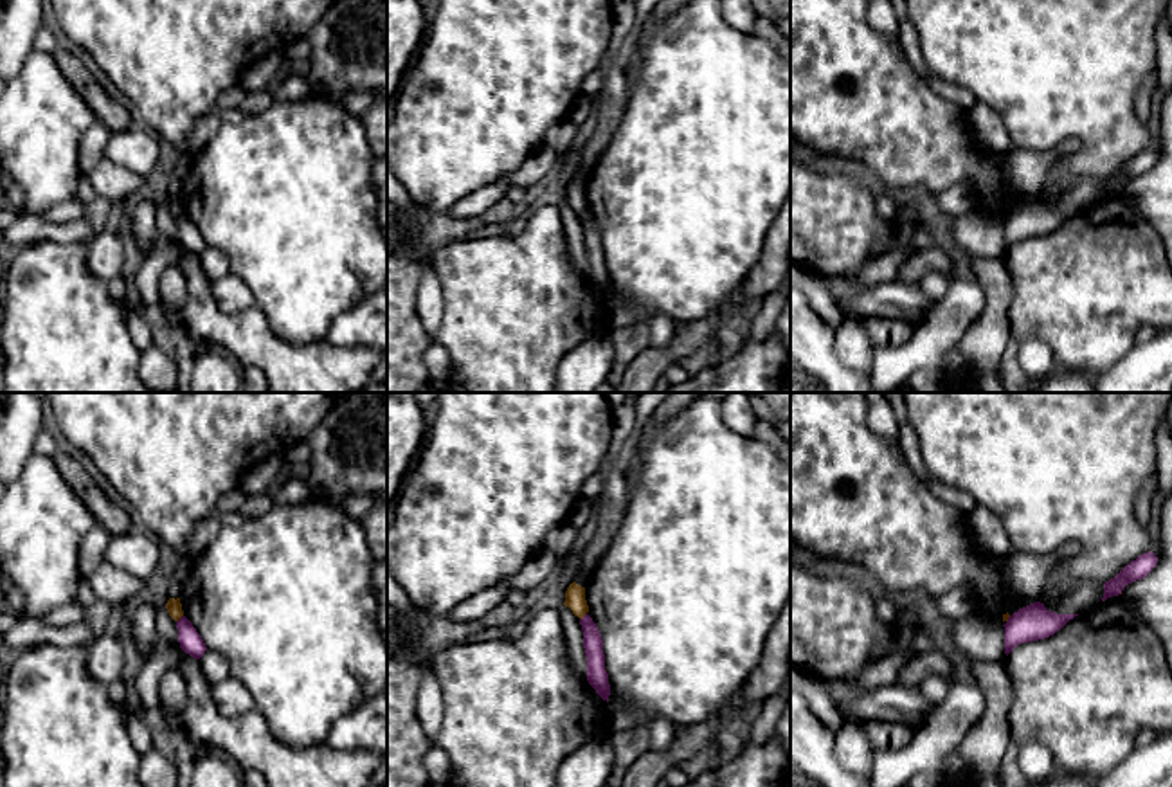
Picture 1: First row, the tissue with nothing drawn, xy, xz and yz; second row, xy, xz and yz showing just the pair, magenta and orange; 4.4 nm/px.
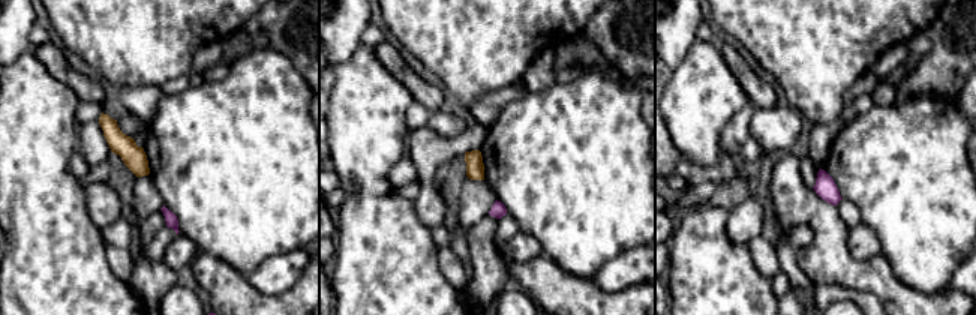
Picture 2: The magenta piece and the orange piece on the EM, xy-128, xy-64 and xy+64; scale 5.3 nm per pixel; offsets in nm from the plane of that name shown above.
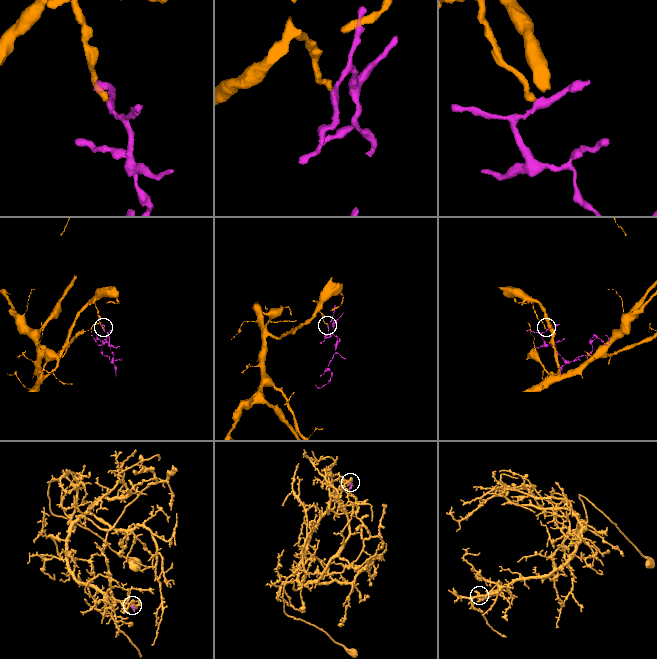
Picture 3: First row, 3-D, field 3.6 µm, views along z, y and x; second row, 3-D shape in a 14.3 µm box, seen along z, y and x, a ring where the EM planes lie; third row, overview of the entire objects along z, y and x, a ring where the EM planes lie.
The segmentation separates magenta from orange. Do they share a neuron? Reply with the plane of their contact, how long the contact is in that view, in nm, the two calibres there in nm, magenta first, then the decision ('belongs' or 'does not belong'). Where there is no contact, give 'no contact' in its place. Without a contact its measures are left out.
contact in xy; length 50 nm; calibres 100 and 70 nm; does not belong

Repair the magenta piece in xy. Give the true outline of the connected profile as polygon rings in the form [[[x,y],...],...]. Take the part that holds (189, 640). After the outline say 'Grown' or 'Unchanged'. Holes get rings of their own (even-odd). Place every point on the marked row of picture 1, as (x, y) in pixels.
[[[182,616],[176,621],[176,629],[178,629],[178,643],[180,648],[189,654],[194,659],[200,659],[203,656],[203,652],[207,650],[202,636],[196,632],[196,629],[193,627],[193,623]]]. Unchanged

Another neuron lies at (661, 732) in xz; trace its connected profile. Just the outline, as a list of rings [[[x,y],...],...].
[[[652,719],[648,729],[652,751],[666,751],[672,746],[675,731],[668,719]]]

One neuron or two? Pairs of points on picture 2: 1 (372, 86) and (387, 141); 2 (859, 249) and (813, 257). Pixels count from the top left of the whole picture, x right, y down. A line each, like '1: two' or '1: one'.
1: one
2: two

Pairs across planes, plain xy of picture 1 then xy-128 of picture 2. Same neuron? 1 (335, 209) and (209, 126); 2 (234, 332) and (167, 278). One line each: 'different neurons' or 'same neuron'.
1: same neuron
2: different neurons

